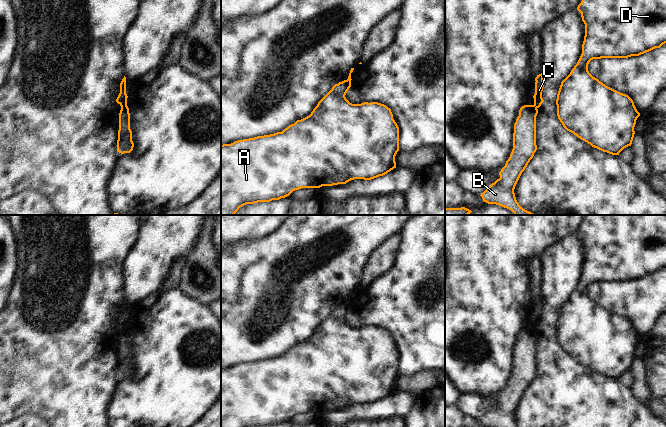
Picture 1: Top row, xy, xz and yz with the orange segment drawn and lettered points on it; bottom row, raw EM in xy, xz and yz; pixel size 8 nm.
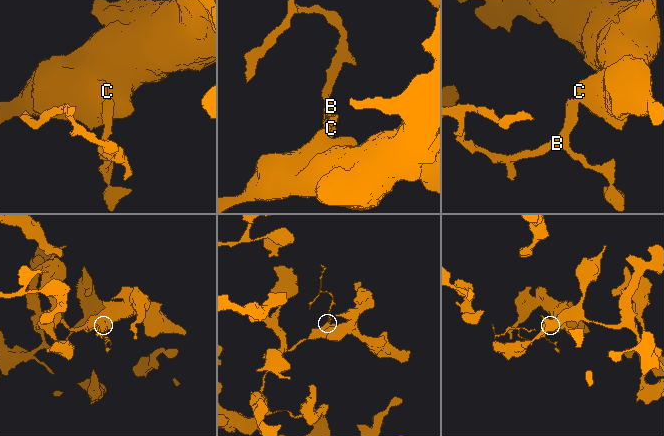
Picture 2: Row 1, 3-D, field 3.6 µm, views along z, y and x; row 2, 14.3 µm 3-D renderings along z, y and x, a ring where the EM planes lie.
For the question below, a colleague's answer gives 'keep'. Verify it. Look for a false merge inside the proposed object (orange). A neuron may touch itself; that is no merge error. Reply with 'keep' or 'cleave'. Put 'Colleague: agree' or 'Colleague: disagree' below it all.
cleave
Colleague: disagree

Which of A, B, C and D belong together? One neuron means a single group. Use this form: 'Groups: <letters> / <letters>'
Groups: A C D / B

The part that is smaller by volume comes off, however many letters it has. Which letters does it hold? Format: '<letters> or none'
B

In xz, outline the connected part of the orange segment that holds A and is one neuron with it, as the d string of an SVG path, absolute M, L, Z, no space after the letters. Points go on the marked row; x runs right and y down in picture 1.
M348 79L335 84L309 116L297 120L282 132L221 145L221 215L234 215L246 204L285 198L301 188L346 184L354 179L371 180L396 168L399 127L391 109L378 102L350 103L345 97L350 87L351 80Z

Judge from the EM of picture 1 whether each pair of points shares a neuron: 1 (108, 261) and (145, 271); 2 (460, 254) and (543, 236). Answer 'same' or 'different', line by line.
1: different
2: same

